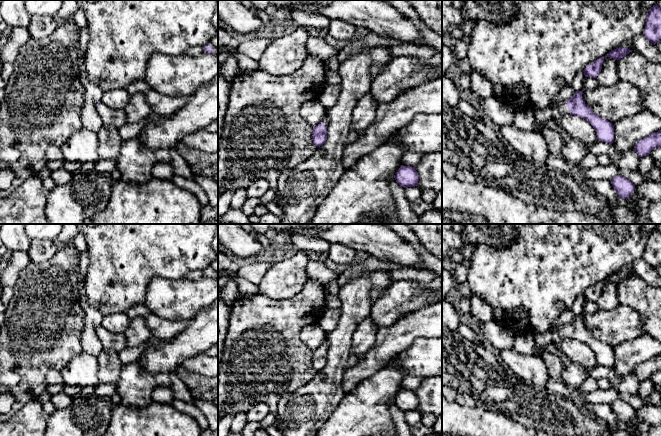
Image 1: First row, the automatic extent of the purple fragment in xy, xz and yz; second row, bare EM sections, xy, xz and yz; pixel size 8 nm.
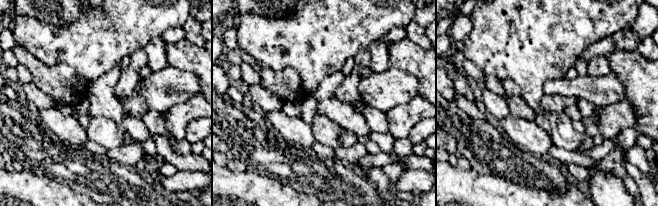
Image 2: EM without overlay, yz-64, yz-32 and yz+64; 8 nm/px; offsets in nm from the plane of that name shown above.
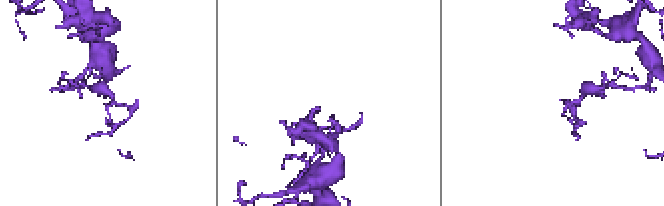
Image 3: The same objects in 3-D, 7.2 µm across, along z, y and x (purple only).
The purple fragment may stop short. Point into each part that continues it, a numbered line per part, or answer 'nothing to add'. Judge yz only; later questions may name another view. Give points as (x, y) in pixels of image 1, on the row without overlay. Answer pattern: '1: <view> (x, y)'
1: yz (541, 340)

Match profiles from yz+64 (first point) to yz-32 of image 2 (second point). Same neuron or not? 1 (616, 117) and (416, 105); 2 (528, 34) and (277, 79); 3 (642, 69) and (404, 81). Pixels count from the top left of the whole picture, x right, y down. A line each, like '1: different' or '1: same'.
1: same
2: different
3: different

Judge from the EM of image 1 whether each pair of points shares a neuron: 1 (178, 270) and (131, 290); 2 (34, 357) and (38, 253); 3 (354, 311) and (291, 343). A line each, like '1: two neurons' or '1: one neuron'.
1: one neuron
2: two neurons
3: two neurons

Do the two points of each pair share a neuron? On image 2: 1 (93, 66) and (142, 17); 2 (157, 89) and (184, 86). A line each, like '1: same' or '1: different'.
1: same
2: same

